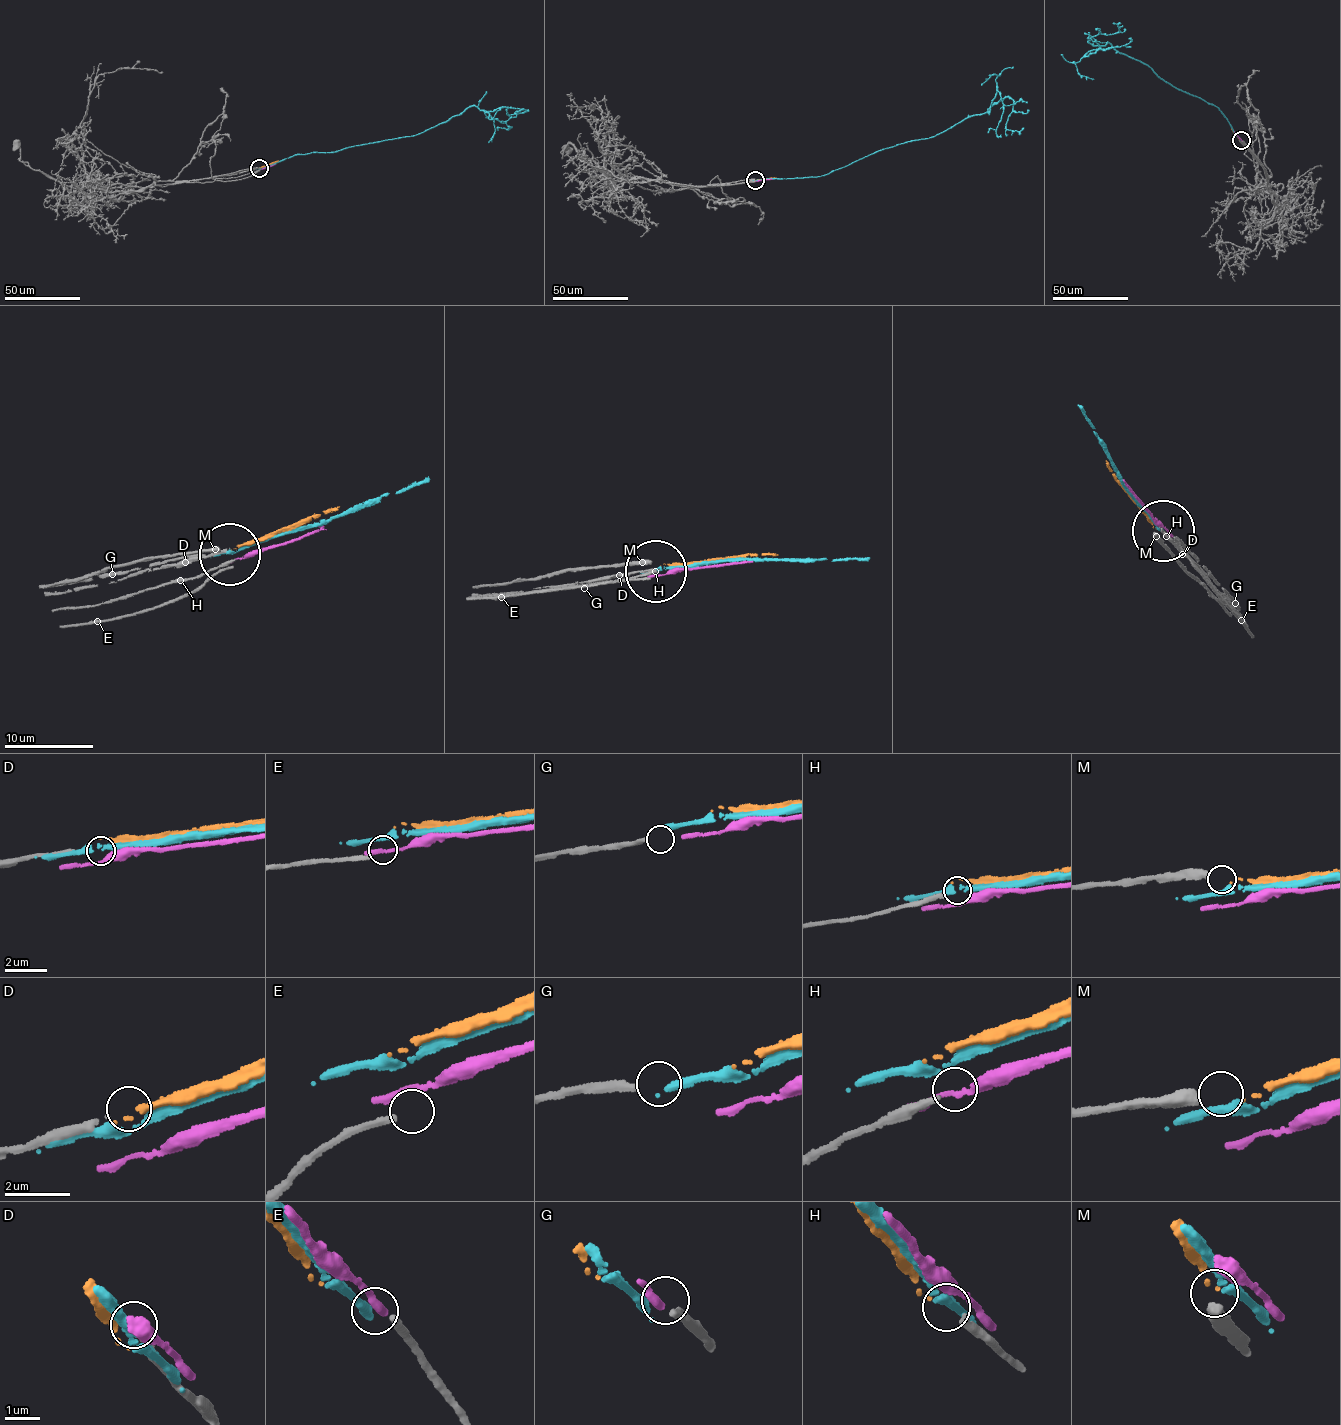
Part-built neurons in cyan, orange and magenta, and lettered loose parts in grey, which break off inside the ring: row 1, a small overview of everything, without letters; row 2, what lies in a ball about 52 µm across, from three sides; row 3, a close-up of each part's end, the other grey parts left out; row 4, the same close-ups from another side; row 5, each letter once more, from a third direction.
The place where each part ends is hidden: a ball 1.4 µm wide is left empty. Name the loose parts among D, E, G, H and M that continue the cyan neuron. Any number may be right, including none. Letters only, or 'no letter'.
no letter

